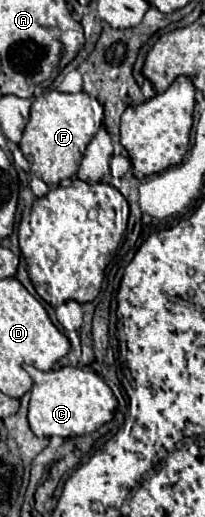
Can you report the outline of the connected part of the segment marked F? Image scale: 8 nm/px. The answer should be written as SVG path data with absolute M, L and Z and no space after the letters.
M51 90L43 96L37 96L31 104L31 120L25 126L19 142L23 156L31 164L31 172L47 186L57 186L71 178L79 170L83 152L102 125L103 117L101 103L85 92L68 94Z

